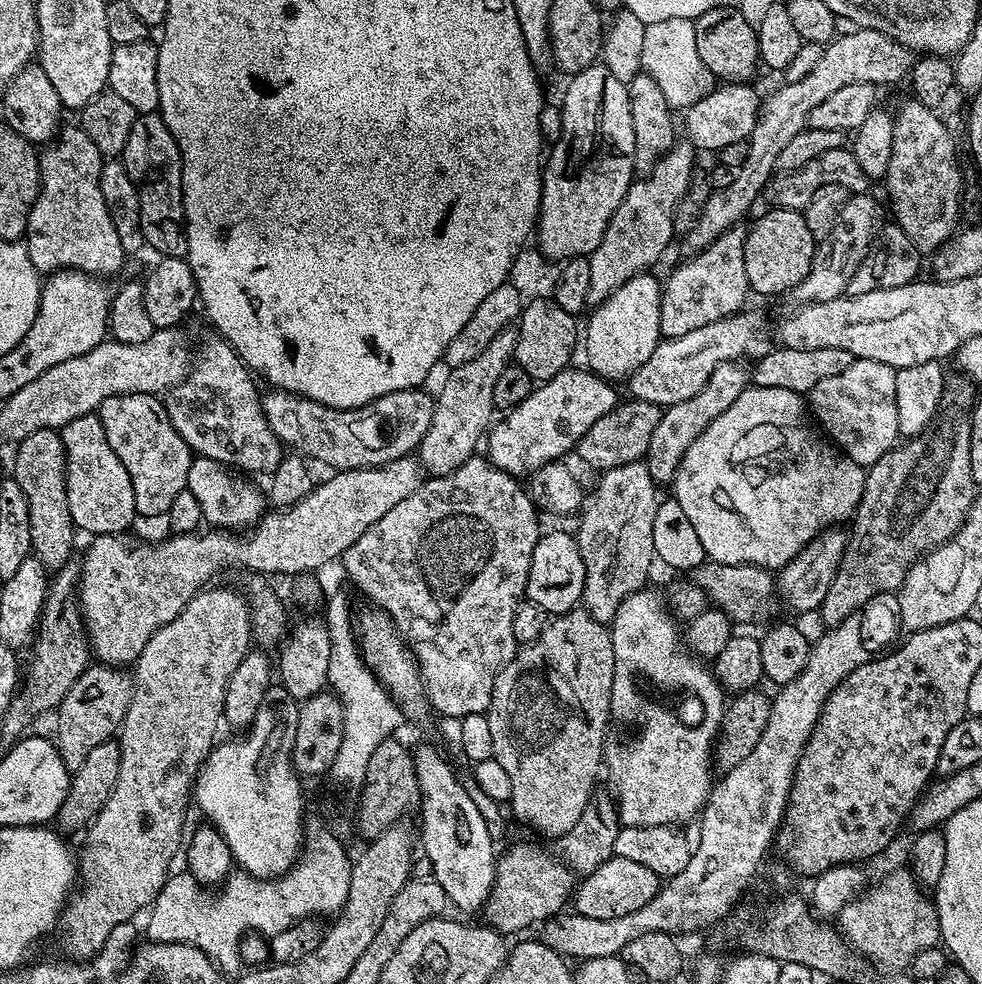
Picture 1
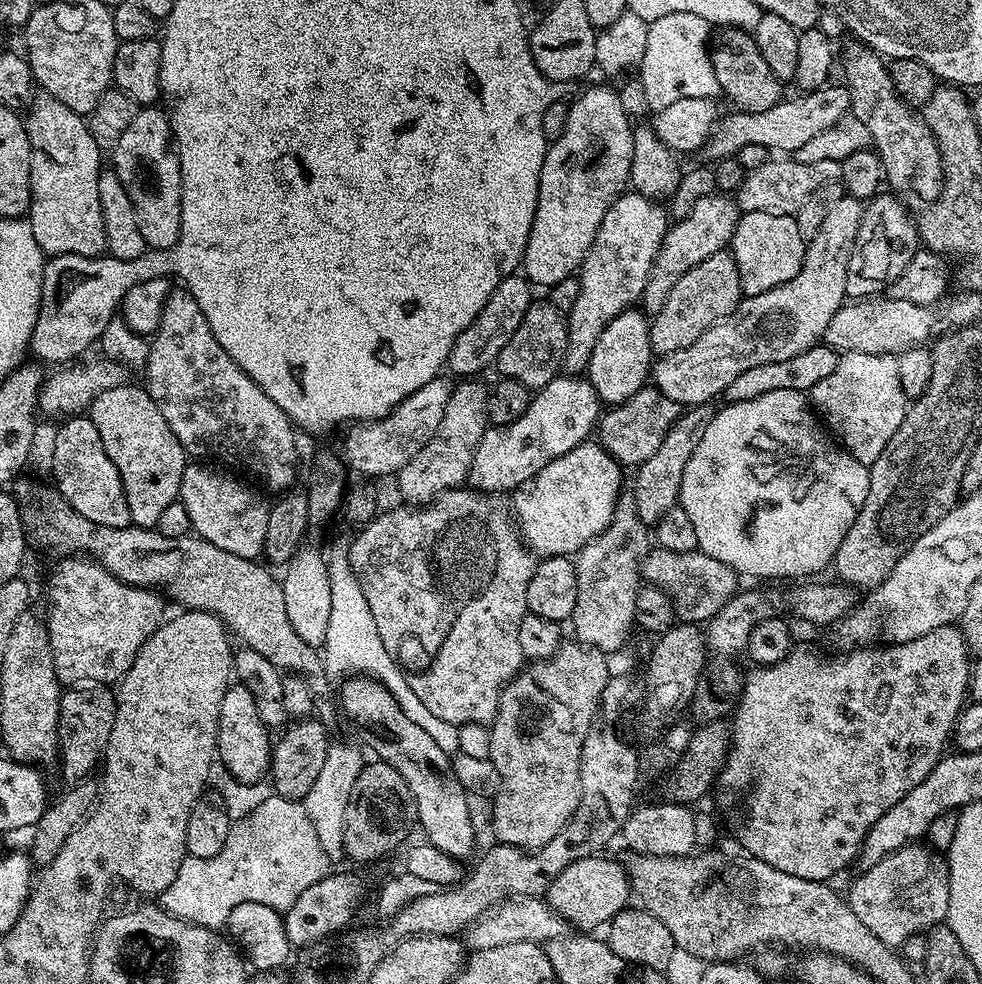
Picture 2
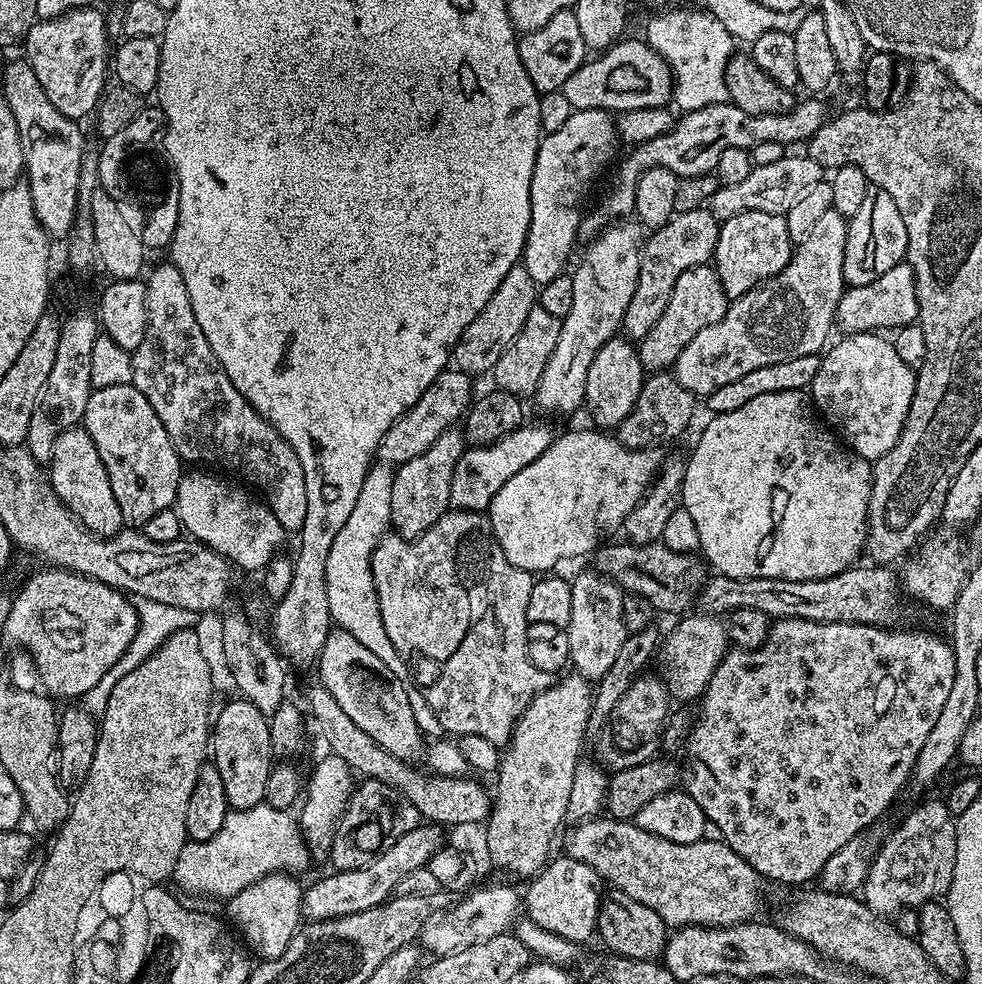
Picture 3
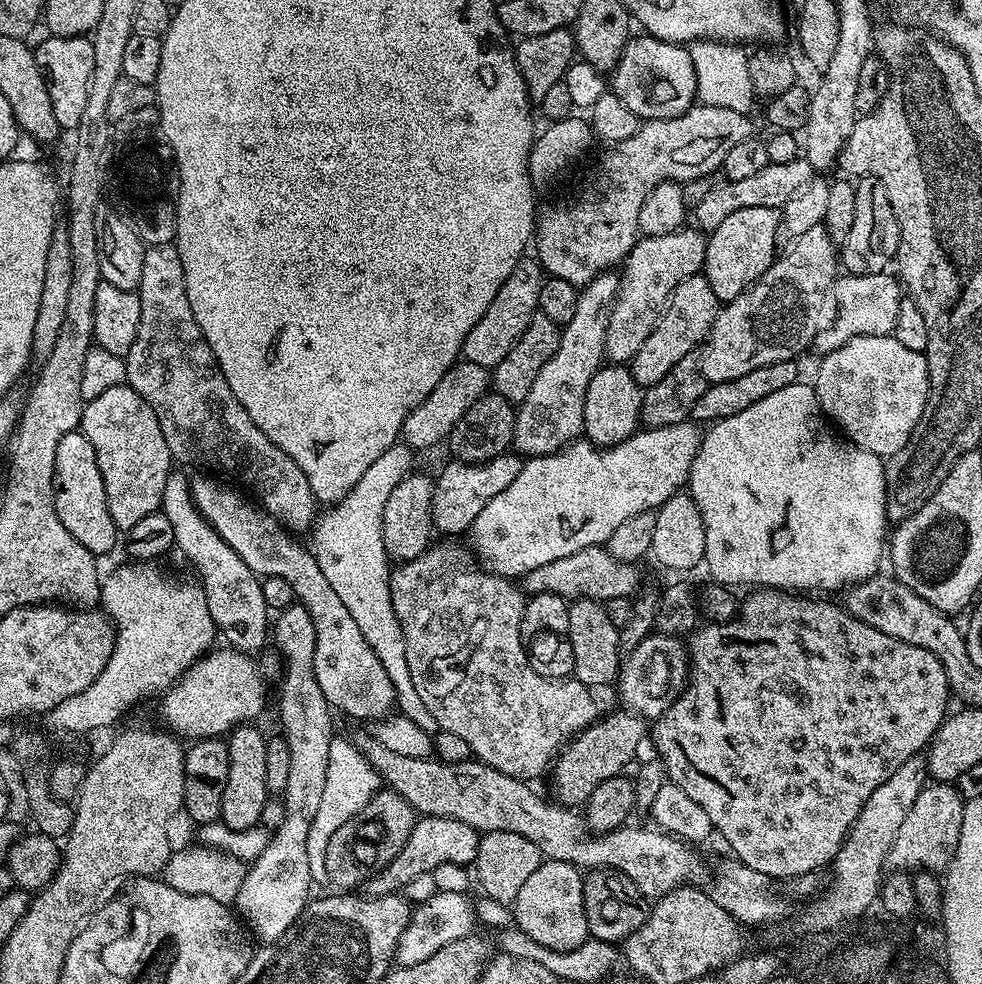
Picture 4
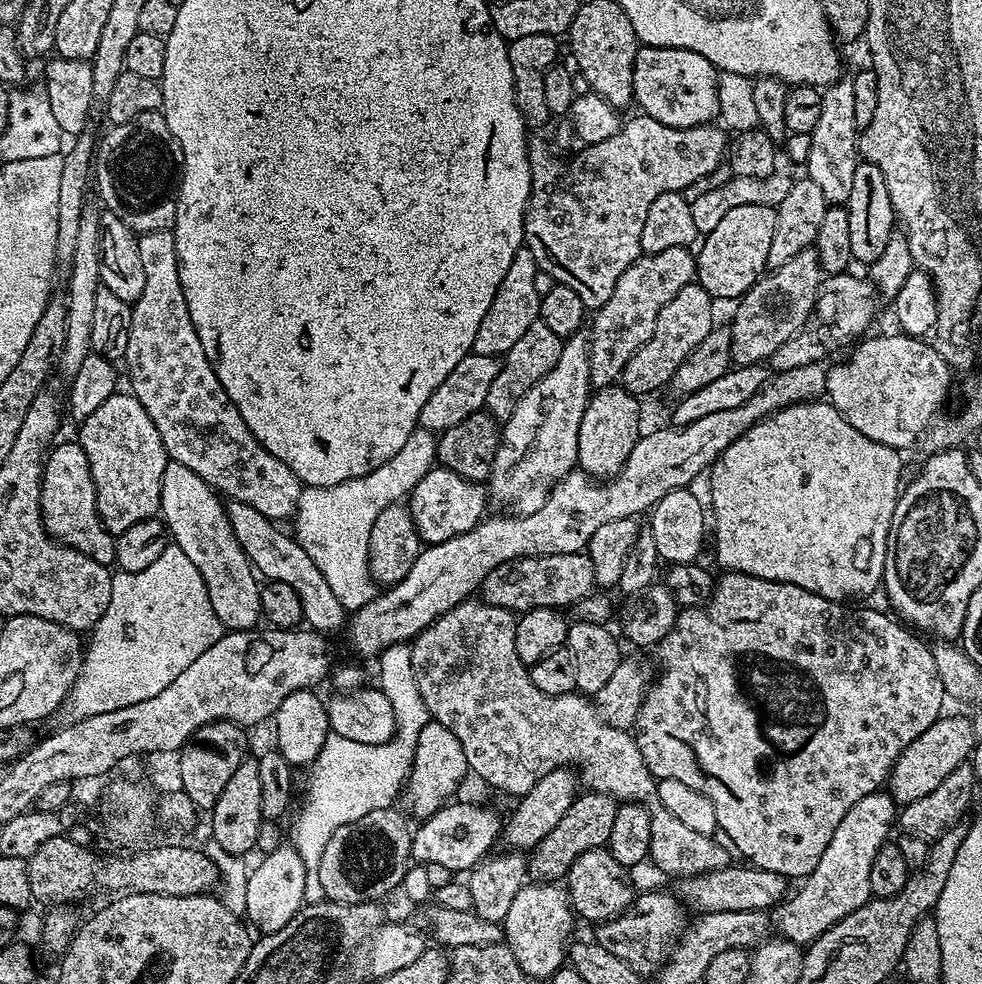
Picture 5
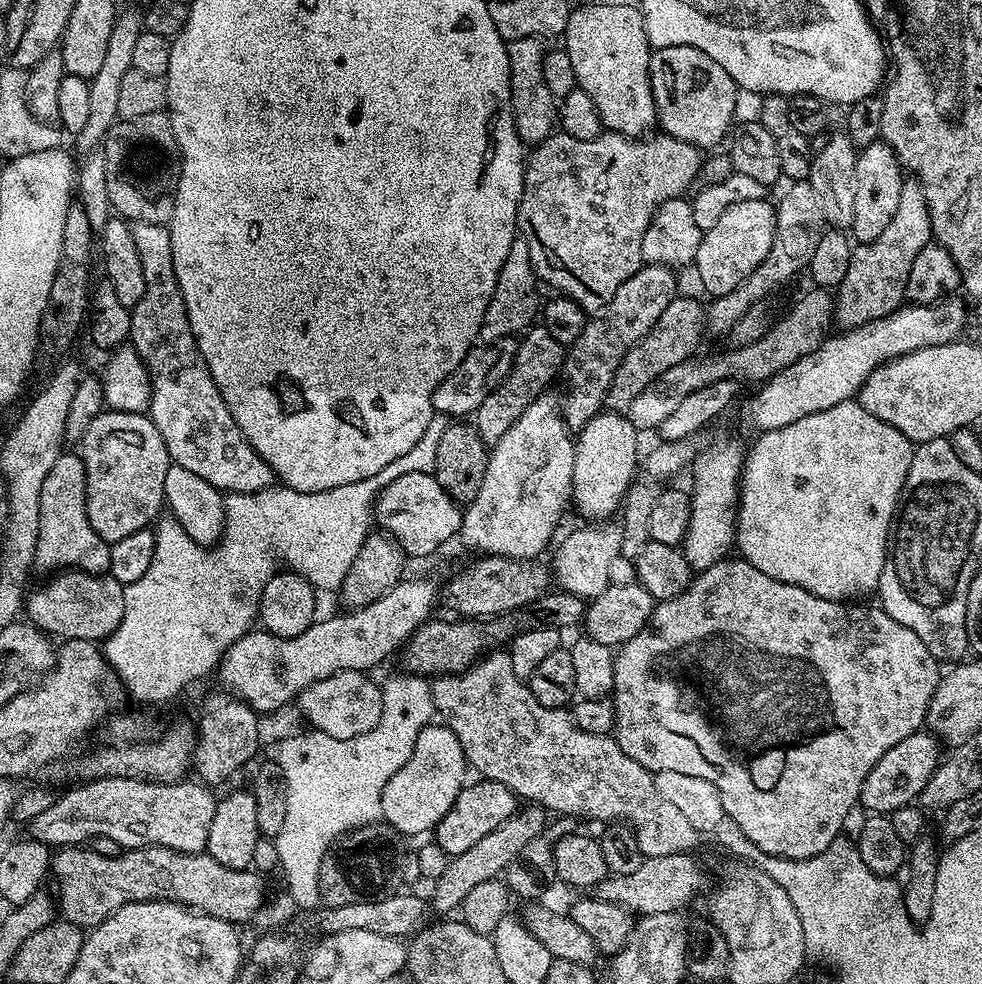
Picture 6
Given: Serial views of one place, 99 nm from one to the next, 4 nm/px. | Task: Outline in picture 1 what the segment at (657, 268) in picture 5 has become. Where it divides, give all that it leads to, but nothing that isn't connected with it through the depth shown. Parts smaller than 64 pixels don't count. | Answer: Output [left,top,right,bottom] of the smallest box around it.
[682,28,914,253]

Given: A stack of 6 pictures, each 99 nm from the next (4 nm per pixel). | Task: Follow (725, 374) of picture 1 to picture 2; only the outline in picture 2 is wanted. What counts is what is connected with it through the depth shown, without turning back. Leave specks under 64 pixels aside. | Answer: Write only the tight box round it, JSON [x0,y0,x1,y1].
[630,403,714,526]

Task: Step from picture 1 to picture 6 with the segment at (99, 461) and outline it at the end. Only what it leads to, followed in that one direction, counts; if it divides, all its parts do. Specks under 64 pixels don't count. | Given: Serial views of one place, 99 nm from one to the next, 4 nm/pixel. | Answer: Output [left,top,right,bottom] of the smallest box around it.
[35,451,110,574]

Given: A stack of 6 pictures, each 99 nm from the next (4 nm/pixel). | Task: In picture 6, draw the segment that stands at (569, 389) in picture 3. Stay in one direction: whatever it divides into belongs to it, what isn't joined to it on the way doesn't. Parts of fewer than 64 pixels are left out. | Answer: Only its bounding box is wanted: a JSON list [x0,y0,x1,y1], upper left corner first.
[459,390,576,560]

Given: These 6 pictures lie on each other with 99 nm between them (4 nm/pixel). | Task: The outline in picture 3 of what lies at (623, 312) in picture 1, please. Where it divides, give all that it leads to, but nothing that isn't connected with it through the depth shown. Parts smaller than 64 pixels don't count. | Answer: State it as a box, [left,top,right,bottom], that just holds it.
[584,338,646,430]

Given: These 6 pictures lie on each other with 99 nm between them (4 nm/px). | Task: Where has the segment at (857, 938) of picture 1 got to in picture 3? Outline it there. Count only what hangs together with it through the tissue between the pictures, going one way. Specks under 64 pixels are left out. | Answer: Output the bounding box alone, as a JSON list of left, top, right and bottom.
[862,799,956,918]

